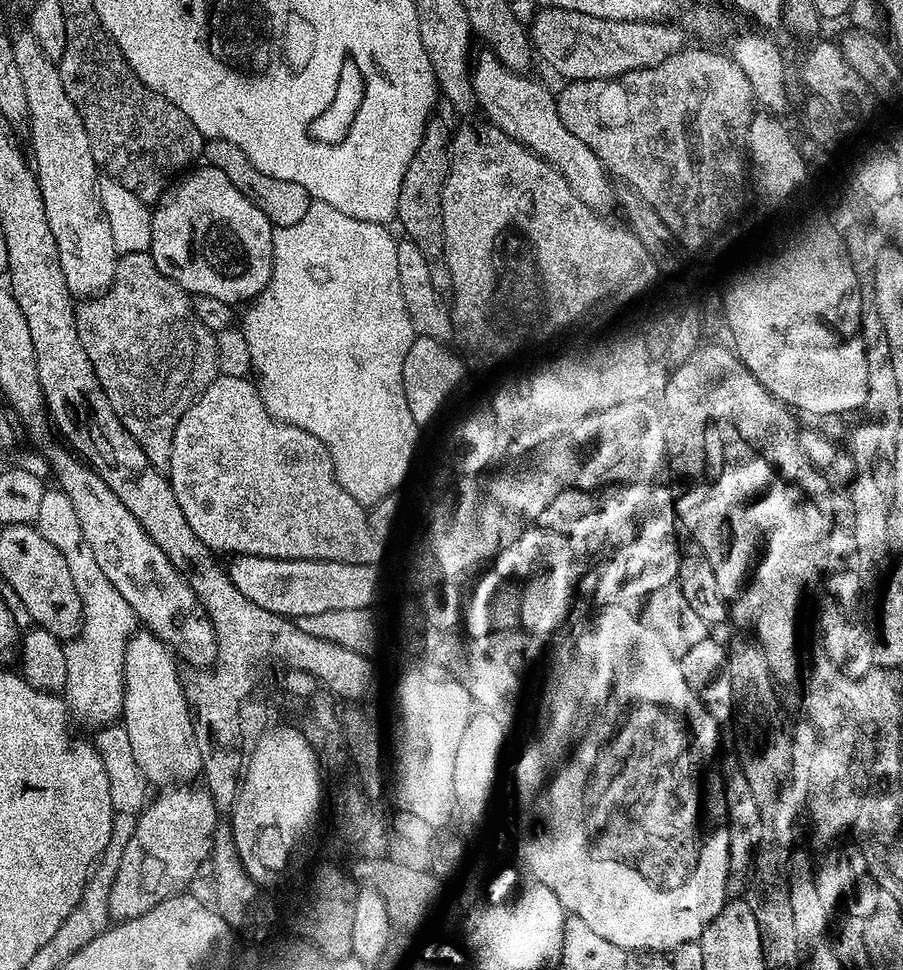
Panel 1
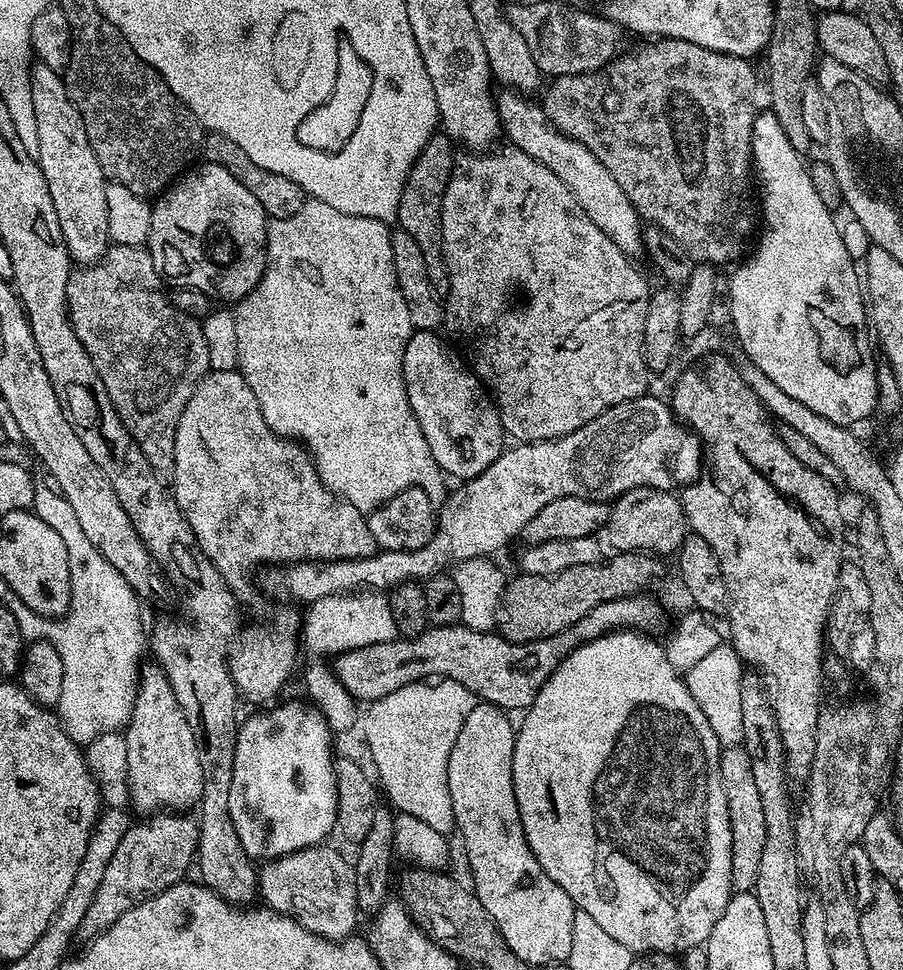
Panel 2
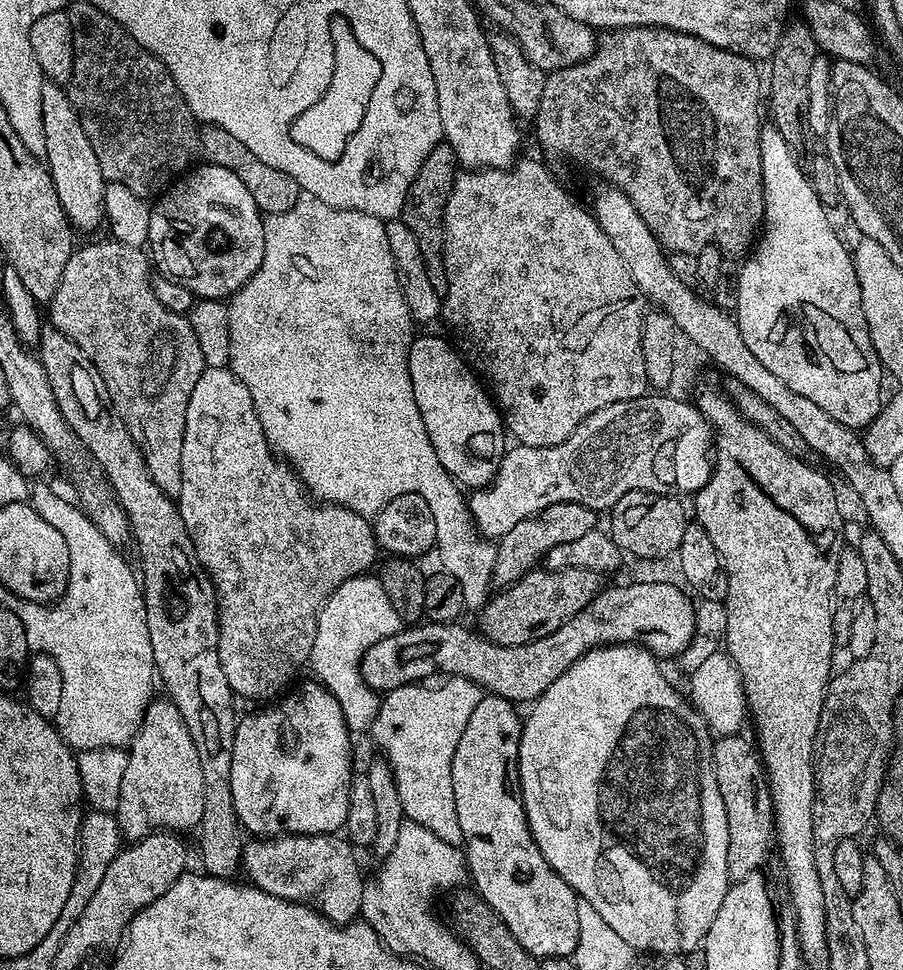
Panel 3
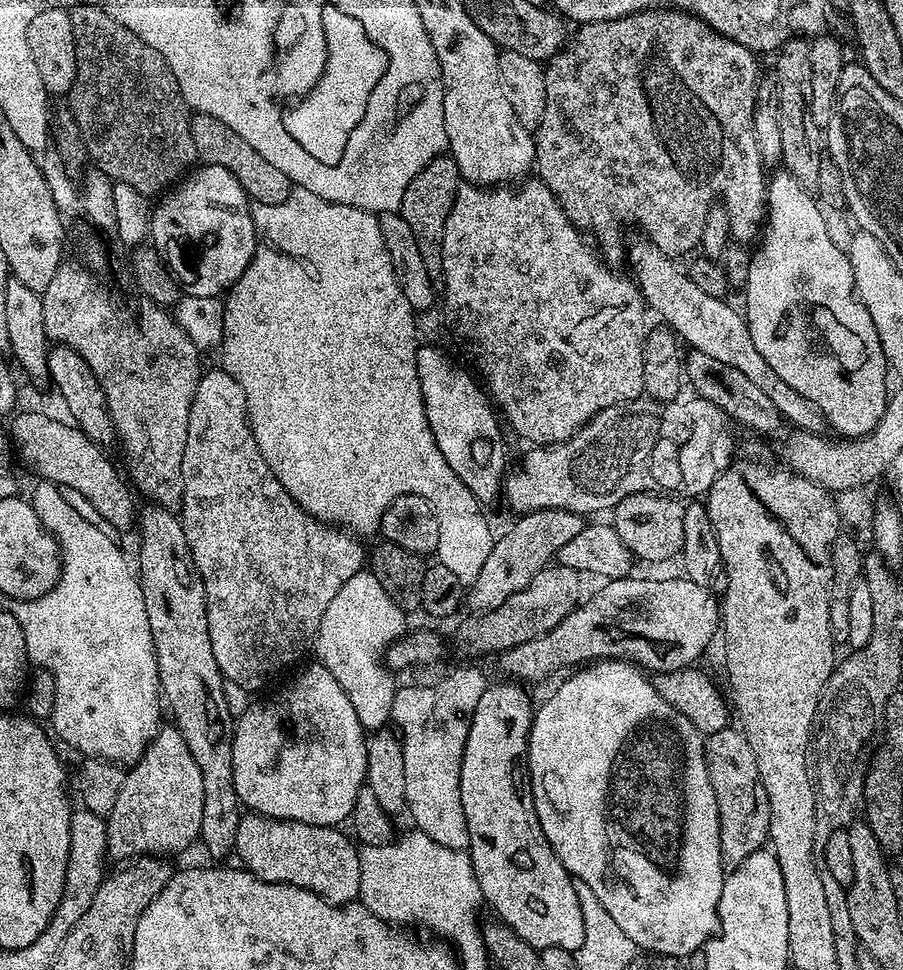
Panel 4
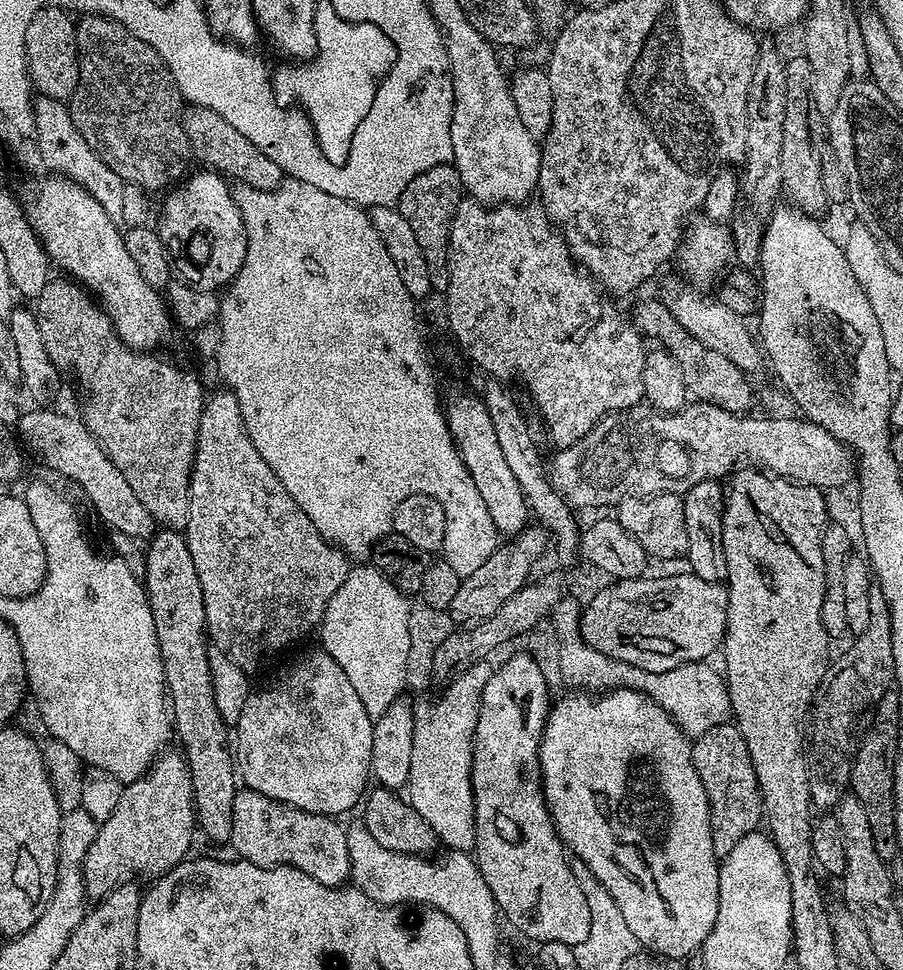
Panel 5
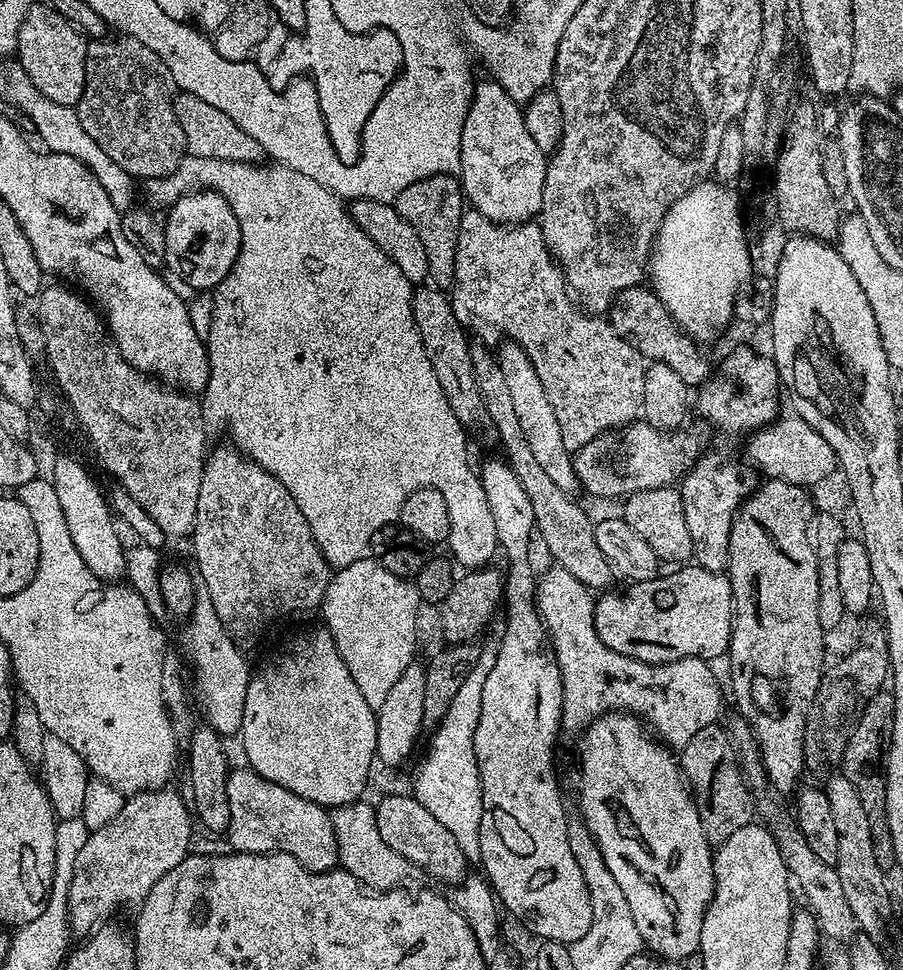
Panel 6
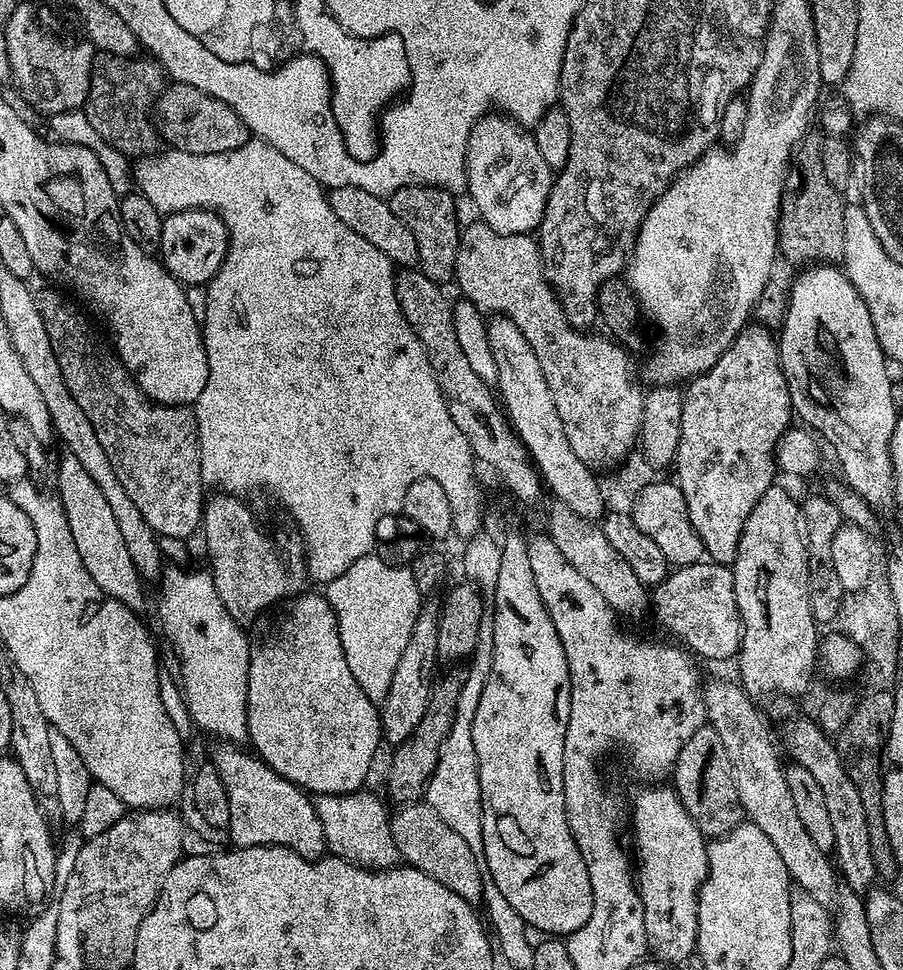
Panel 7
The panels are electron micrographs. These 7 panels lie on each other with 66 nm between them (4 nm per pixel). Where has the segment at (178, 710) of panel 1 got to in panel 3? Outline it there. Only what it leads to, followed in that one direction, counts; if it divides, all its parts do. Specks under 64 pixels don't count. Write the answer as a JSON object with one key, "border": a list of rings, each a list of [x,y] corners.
{"border":[[[167,698],[153,699],[144,712],[140,728],[136,732],[136,737],[132,739],[127,753],[128,761],[126,774],[122,778],[122,794],[118,798],[118,806],[114,813],[121,837],[125,841],[135,842],[146,838],[151,832],[167,830],[173,834],[184,834],[187,828],[199,829],[204,805],[202,762],[198,762],[198,750],[194,750],[190,730],[186,730],[186,722],[182,722],[182,714],[178,714],[178,706],[174,706]]]}

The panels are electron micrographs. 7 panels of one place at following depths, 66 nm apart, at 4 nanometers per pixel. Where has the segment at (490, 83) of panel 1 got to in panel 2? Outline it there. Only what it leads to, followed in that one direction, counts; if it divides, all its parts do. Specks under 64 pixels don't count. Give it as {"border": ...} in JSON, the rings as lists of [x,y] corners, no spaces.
{"border":[[[511,90],[501,93],[501,96],[499,94],[495,97],[495,108],[503,135],[508,135],[507,143],[522,150],[522,154],[530,154],[530,158],[542,162],[542,166],[551,170],[563,182],[566,190],[574,194],[578,206],[586,210],[590,222],[594,222],[594,226],[598,226],[598,230],[602,230],[602,234],[606,234],[606,238],[610,238],[618,250],[627,256],[639,257],[645,251],[642,217],[630,202],[626,190],[614,182],[614,174],[606,170],[606,166],[602,166],[602,162],[598,162],[598,158],[594,158],[594,154],[590,154],[582,142],[562,135],[548,121],[548,115],[537,101],[535,104],[532,98],[525,98],[521,93]]]}

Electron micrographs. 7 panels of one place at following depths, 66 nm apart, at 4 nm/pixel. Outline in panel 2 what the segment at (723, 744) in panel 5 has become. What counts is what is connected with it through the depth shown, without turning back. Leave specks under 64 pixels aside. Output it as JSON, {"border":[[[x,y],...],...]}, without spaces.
{"border":[[[743,746],[721,751],[720,777],[728,799],[732,831],[732,887],[736,892],[752,892],[758,878],[758,862],[762,862],[762,845],[766,843],[766,821],[754,782],[754,766],[750,766],[750,754],[746,754]]]}

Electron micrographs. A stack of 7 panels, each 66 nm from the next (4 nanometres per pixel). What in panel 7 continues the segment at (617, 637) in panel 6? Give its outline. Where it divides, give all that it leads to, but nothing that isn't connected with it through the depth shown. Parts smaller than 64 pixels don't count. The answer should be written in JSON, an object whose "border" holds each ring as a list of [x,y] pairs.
{"border":[[[701,562],[685,568],[669,571],[662,583],[655,585],[650,592],[650,608],[656,611],[656,620],[672,636],[677,636],[679,643],[689,653],[697,657],[705,656],[708,660],[728,660],[740,650],[740,615],[734,598],[734,578],[727,564]]]}

